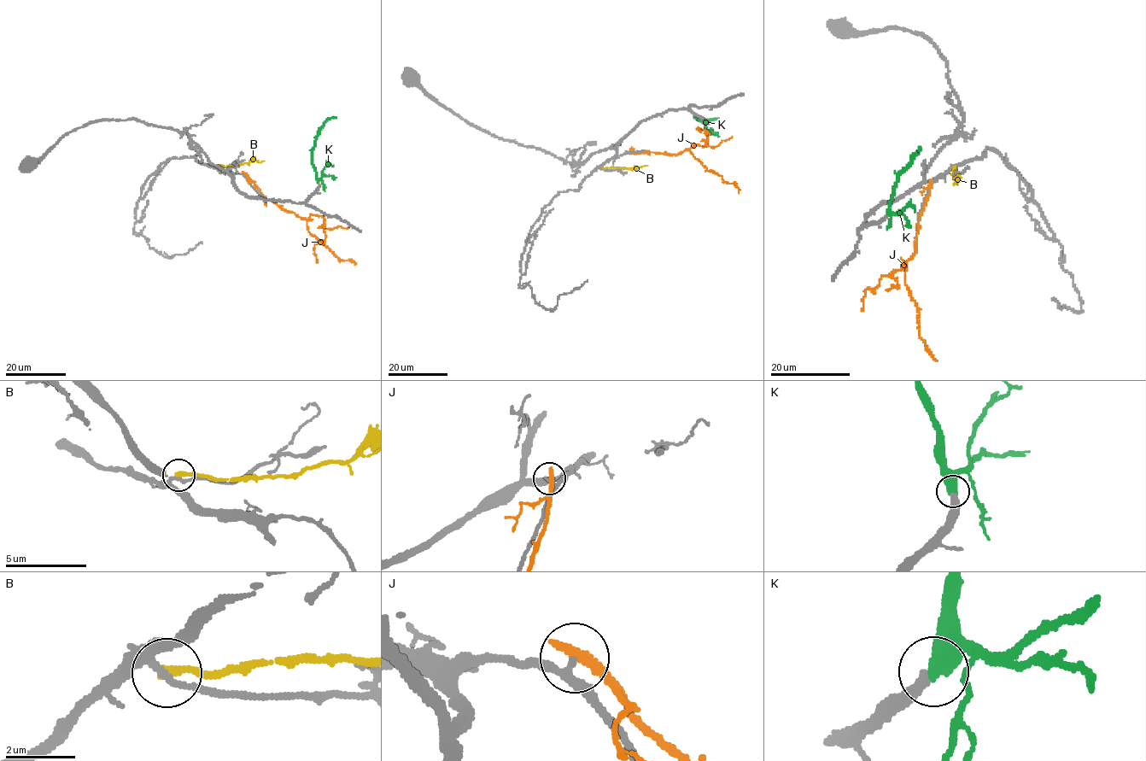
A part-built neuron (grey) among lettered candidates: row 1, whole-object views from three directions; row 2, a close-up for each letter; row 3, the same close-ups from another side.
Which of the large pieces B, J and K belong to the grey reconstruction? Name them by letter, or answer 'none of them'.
K

